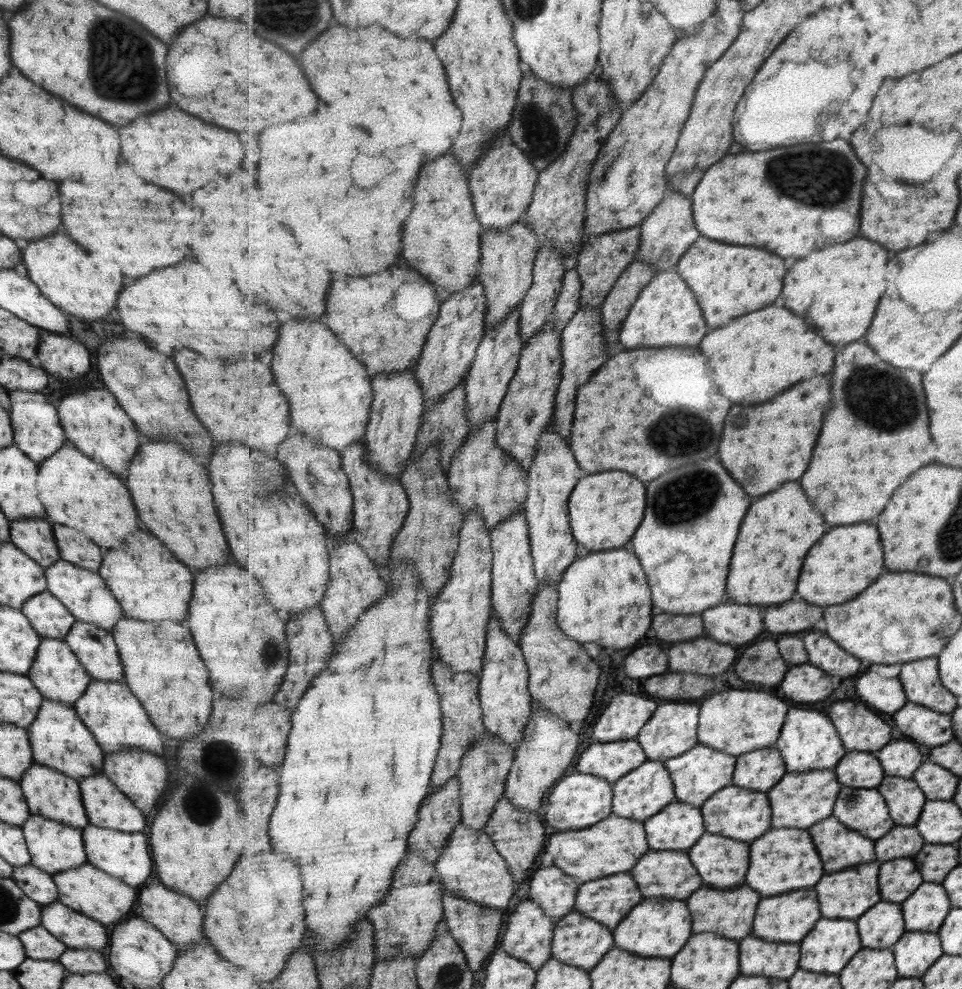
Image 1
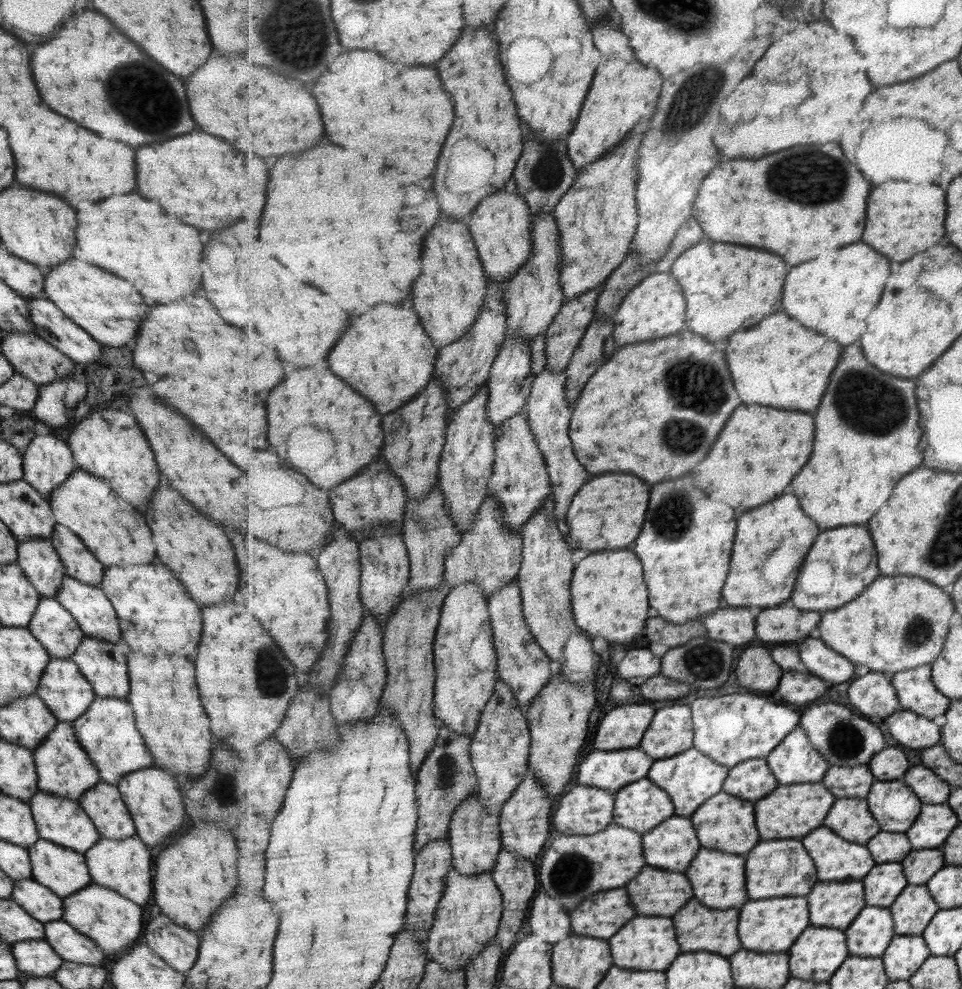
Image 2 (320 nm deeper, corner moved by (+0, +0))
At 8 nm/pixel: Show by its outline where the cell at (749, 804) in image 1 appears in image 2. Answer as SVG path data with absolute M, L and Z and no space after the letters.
M721 791L718 795L706 800L690 818L695 822L694 826L699 834L698 839L704 848L747 854L761 842L757 822L755 822L755 806L750 800L733 796L731 793Z

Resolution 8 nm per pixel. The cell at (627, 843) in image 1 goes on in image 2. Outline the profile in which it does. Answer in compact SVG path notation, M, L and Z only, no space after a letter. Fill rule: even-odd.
M615 822L595 836L565 836L559 833L544 853L539 870L541 886L549 896L558 898L566 909L573 912L573 908L577 908L591 894L621 888L642 872L647 862L641 838L642 833L617 826ZM581 858L589 858L589 862Z

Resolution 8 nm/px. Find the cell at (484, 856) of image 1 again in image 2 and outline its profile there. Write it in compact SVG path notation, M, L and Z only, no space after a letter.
M454 869L447 876L446 891L429 931L429 958L440 962L446 968L457 970L465 967L496 938L502 924L503 912L503 895L492 874L463 875Z

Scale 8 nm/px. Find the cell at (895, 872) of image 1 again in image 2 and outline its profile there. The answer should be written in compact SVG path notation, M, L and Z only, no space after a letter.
M897 862L877 864L863 883L866 886L866 903L882 908L890 908L910 884L903 864Z

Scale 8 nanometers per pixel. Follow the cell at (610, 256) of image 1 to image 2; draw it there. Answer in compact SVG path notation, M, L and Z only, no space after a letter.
M601 284L581 296L565 300L562 310L546 331L545 368L549 371L561 373L568 368L574 352L578 350L592 320L596 318L598 298L603 289L604 284Z

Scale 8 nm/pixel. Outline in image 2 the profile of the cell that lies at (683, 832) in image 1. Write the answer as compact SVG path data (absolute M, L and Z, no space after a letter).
M673 815L643 835L647 865L667 868L669 872L687 873L702 848L698 831L689 818Z

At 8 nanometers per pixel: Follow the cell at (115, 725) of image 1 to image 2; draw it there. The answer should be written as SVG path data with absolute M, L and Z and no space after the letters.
M95 697L89 708L72 720L70 725L79 746L86 752L103 782L117 786L121 776L151 766L151 756L145 750L143 740L133 726L133 712L128 702L117 698Z

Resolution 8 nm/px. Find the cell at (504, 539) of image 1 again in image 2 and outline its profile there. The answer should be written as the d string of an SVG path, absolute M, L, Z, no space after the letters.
M517 579L494 592L488 600L494 629L494 646L498 651L498 678L511 685L517 696L519 708L526 714L535 697L550 683L551 657L535 640L533 630L527 624L526 613L523 612L522 588Z

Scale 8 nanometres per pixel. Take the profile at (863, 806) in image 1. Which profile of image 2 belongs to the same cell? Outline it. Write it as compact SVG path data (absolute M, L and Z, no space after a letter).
M841 798L834 804L831 816L827 815L827 826L835 828L839 836L847 836L847 840L866 845L882 830L866 798Z

